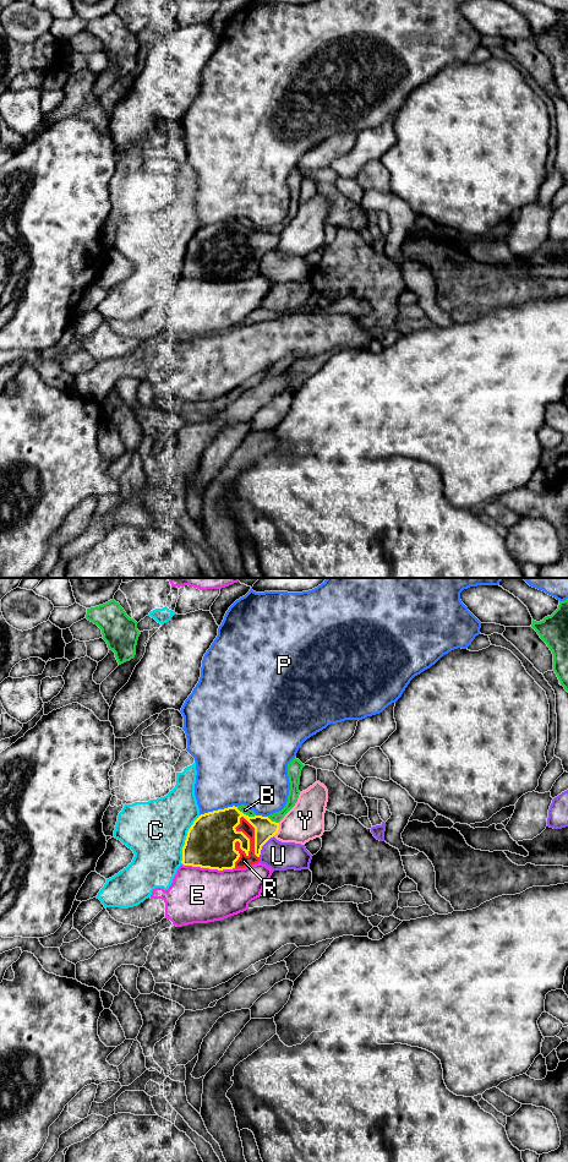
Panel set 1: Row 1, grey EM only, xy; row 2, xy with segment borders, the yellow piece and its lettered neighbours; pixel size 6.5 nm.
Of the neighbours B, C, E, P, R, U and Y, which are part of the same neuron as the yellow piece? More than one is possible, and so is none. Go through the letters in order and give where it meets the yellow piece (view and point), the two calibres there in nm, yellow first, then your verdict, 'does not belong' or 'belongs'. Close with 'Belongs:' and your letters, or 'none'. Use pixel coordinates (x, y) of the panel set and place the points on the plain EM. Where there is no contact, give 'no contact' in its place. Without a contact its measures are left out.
B: contact xy (245, 227); calibres 300 and 60 nm; does not belong
C: contact xy (185, 252); calibres 320 and 400 nm; does not belong
E: contact xy (208, 279); calibres 320 and 360 nm; does not belong
P: contact xy (218, 222); calibres 320 and 420 nm; does not belong
R: contact xy (246, 266); calibres 320 and 80 nm; belongs
U: contact xy (262, 257); calibres 160 and 190 nm; does not belong
Y: contact xy (278, 241); calibres 140 and 240 nm; does not belong
Belongs: R

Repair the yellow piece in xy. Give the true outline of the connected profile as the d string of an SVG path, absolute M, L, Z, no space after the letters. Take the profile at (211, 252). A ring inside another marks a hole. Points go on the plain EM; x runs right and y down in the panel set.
M235 218L201 227L187 244L181 276L218 283L256 277L260 274L262 258L278 242L279 235L272 234L268 229L248 229Z

